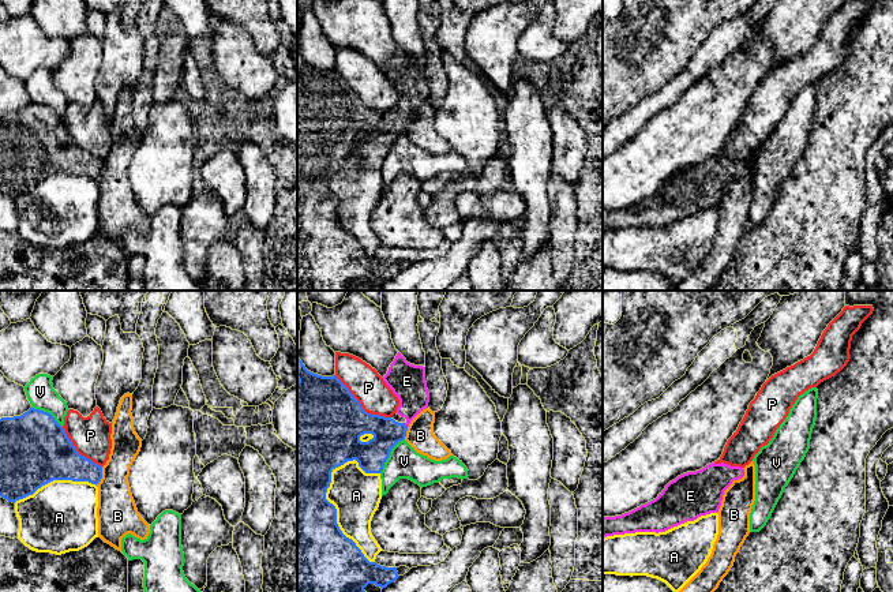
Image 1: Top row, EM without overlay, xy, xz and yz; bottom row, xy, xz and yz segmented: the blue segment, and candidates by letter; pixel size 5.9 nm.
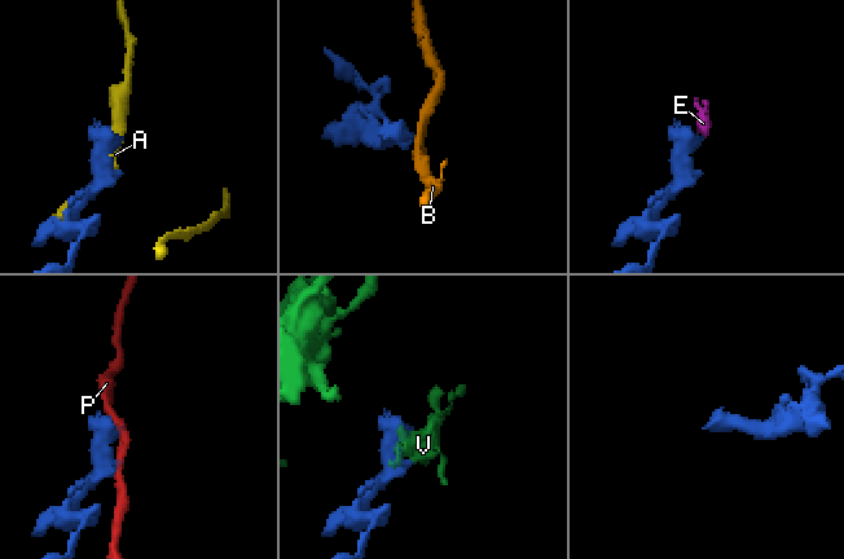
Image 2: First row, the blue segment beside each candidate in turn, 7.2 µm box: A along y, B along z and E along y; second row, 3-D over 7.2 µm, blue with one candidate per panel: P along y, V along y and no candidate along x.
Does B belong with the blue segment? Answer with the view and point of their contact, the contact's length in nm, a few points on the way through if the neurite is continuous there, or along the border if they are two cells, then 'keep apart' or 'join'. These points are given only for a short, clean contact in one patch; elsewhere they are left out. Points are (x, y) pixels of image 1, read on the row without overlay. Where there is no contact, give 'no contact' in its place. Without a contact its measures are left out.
xy (101, 171) | 120 nm | along xy (102, 161), (102, 172), (96, 179) | keep apart

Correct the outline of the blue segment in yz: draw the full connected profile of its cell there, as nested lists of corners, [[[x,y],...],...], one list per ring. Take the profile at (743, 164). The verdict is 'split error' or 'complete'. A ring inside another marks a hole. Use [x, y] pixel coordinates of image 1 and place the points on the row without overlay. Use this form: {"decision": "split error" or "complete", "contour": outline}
{"decision": "split error", "contour": [[[724,157],[683,168],[669,176],[656,194],[622,210],[603,211],[603,233],[635,226],[665,226],[717,207],[724,186],[743,171],[743,162]]]}

